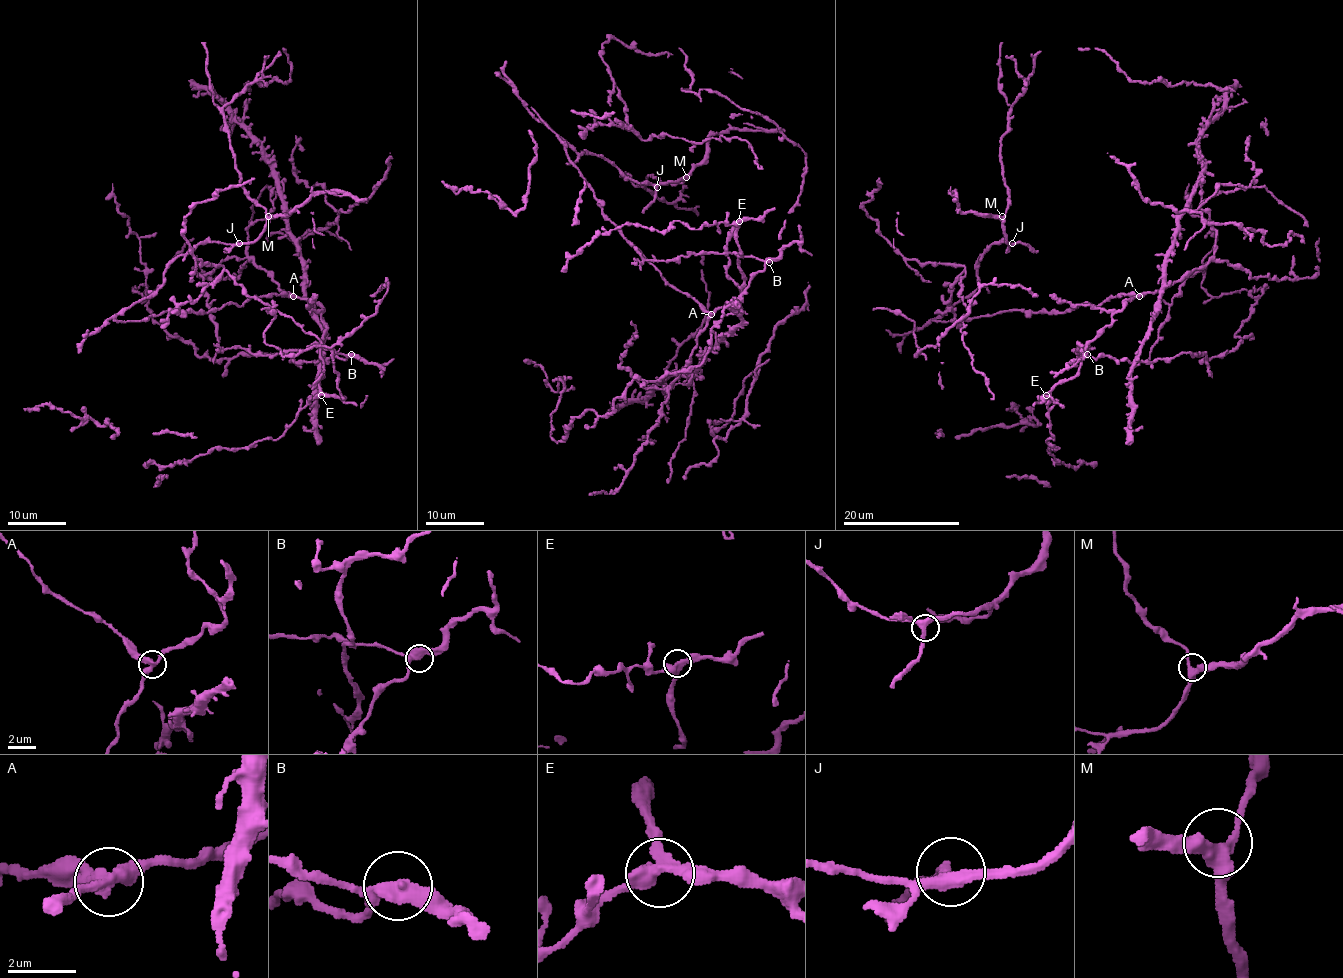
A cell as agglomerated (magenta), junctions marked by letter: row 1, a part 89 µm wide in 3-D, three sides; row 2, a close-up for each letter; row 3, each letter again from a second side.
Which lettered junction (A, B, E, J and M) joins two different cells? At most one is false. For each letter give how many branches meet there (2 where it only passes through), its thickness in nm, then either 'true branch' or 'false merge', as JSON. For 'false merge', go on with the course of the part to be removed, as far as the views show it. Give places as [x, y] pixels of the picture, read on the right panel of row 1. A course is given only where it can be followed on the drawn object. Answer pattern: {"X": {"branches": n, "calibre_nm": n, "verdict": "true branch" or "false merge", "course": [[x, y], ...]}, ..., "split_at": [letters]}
{"A": {"branches": 3, "calibre_nm": 400, "verdict": "false merge", "course": [[1140, 295], [1122, 294], [1097, 306], [1083, 303], [1061, 311], [1003, 310], [946, 322], [932, 320]]}, "B": {"branches": 3, "calibre_nm": 400, "verdict": "true branch"}, "E": {"branches": 3, "calibre_nm": 360, "verdict": "true branch"}, "J": {"branches": 3, "calibre_nm": 340, "verdict": "true branch"}, "M": {"branches": 3, "calibre_nm": 360, "verdict": "true branch"}, "split_at": ["A"]}

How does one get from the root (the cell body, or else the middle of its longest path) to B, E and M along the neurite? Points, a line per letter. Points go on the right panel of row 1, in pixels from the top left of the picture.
B: (1129, 295), (1138, 295), (1128, 298), (1125, 306), (1112, 316), (1112, 322), (1083, 345), (1081, 349), (1087, 354)
E: (1129, 295), (1138, 295), (1128, 298), (1112, 316), (1112, 322), (1087, 345), (1080, 370), (1046, 395)
M: (1129, 295), (1063, 311), (1003, 310), (939, 322), (977, 288), (979, 257), (992, 244), (1009, 244), (1002, 216)

